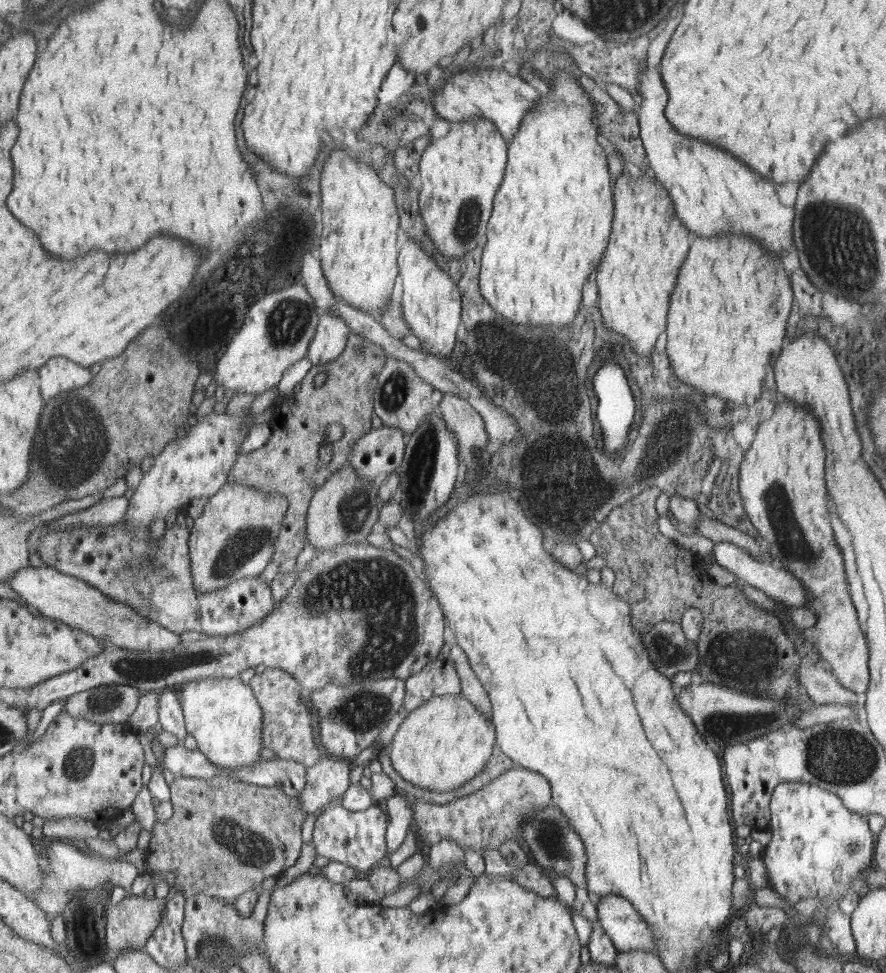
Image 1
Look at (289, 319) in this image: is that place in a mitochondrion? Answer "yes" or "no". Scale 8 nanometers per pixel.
yes

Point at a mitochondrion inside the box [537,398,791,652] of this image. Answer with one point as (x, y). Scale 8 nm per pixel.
(668, 437)

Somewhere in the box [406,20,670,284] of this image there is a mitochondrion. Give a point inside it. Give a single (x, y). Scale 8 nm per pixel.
(470, 210)

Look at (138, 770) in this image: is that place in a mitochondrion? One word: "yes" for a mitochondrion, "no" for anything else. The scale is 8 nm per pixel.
no

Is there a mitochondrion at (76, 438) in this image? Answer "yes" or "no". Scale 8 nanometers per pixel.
yes

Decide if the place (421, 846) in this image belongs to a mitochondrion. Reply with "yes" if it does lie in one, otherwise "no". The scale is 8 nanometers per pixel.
no

